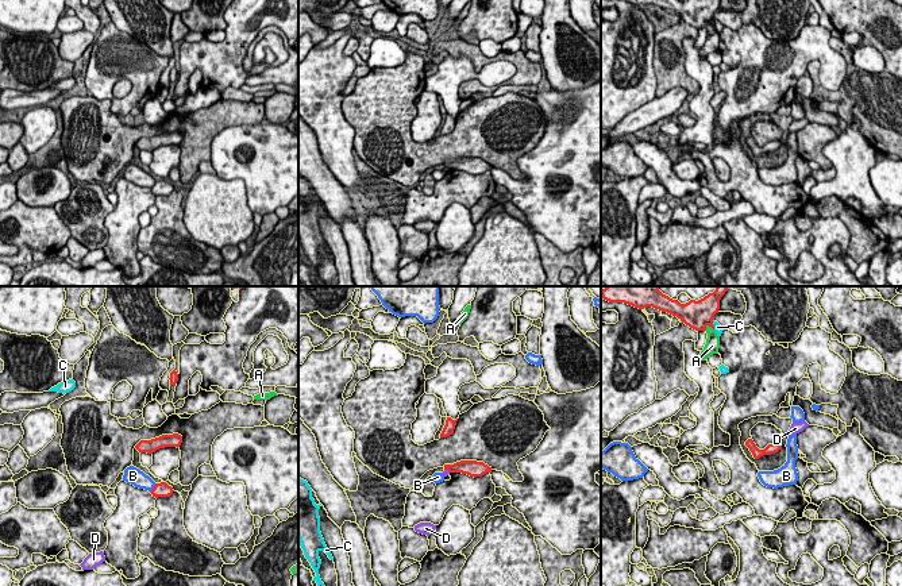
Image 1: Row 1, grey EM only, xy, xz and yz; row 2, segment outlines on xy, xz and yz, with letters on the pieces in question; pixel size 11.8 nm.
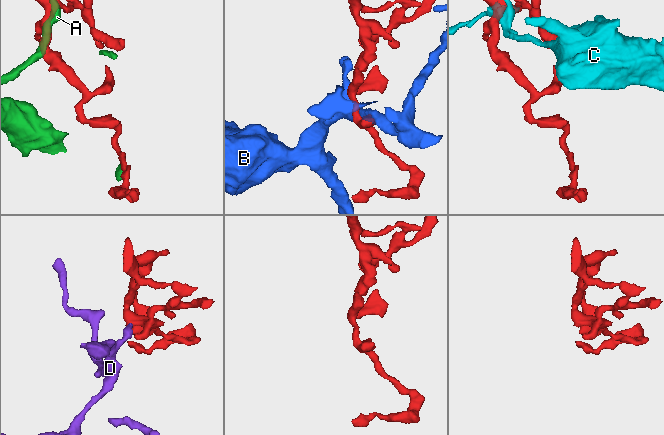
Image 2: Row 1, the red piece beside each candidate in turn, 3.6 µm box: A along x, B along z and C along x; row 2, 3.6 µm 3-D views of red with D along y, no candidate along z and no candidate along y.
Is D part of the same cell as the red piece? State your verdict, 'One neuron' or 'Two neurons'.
Two neurons

